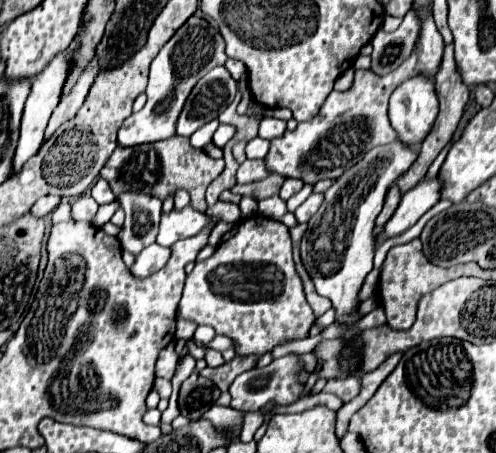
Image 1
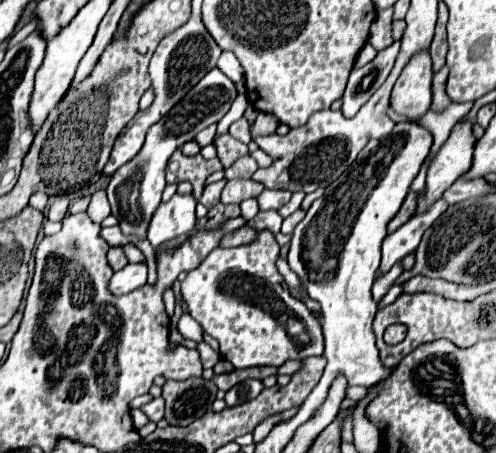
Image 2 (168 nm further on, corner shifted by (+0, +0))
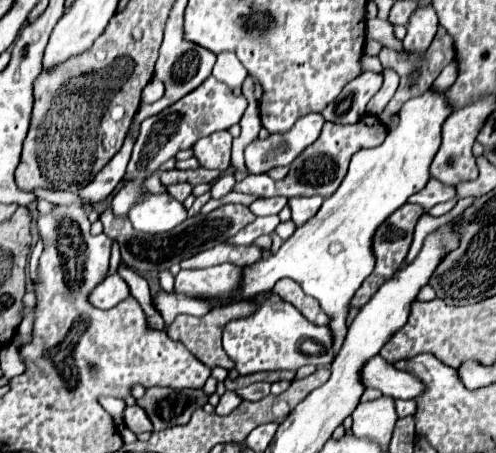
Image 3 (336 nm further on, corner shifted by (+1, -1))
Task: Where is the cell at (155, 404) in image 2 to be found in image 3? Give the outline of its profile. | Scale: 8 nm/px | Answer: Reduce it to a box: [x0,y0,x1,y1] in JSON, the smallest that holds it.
[124,405,152,433]

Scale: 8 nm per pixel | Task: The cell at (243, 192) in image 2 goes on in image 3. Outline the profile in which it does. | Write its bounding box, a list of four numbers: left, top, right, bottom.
[212,173,236,199]

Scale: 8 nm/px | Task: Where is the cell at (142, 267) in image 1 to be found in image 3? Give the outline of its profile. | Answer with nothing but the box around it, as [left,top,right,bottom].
[90,273,130,309]

